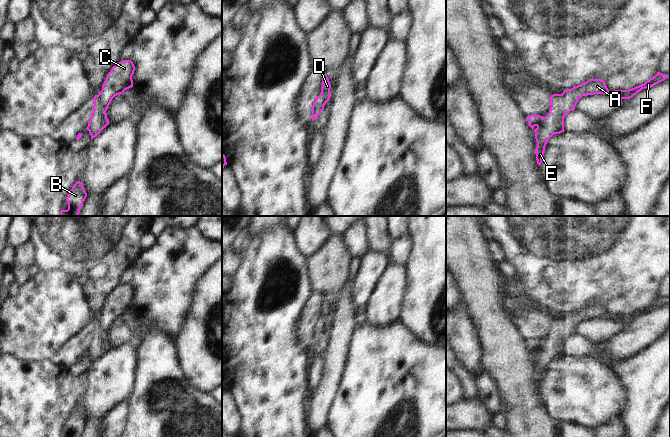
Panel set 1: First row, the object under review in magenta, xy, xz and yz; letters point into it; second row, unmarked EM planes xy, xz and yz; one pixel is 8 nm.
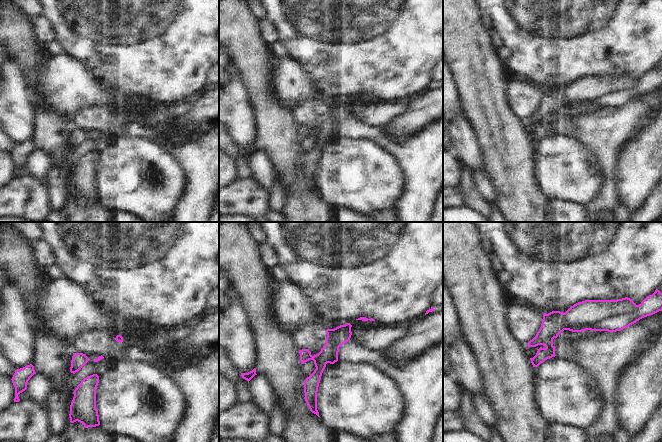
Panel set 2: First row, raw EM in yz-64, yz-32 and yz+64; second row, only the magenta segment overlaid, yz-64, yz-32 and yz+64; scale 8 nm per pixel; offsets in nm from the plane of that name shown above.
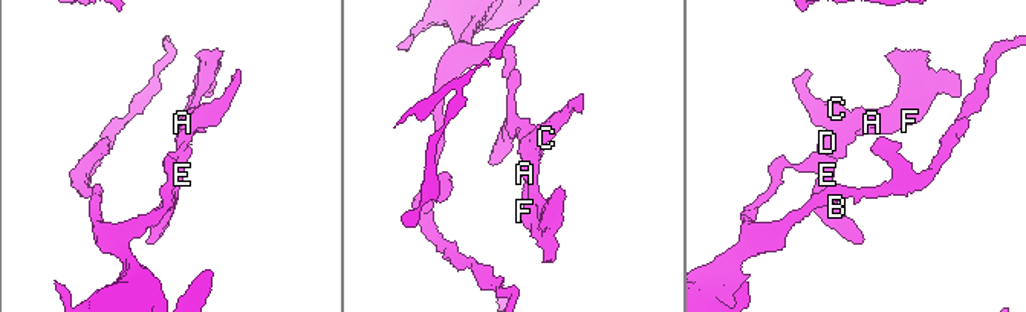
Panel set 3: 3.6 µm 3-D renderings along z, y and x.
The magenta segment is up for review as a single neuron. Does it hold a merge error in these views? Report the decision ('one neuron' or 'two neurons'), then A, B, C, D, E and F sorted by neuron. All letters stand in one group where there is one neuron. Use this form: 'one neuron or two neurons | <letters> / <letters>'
two neurons | A B E F / C D

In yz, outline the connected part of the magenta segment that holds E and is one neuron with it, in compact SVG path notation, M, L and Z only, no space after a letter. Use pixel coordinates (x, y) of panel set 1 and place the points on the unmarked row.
M659 295L655 300L650 302L647 306L642 309L636 310L628 314L615 314L609 316L606 307L601 303L589 303L585 307L574 310L571 313L566 313L562 318L553 318L550 321L551 332L554 333L555 337L560 341L560 348L557 353L554 352L555 345L554 340L548 337L542 345L539 347L537 352L534 354L535 363L537 366L536 371L536 384L540 390L544 380L544 375L548 364L554 358L560 358L564 356L564 341L570 335L575 334L575 330L580 322L583 320L594 319L594 318L610 318L614 322L619 323L630 323L642 313L651 312L654 309L664 305L668 300L660 297Z

